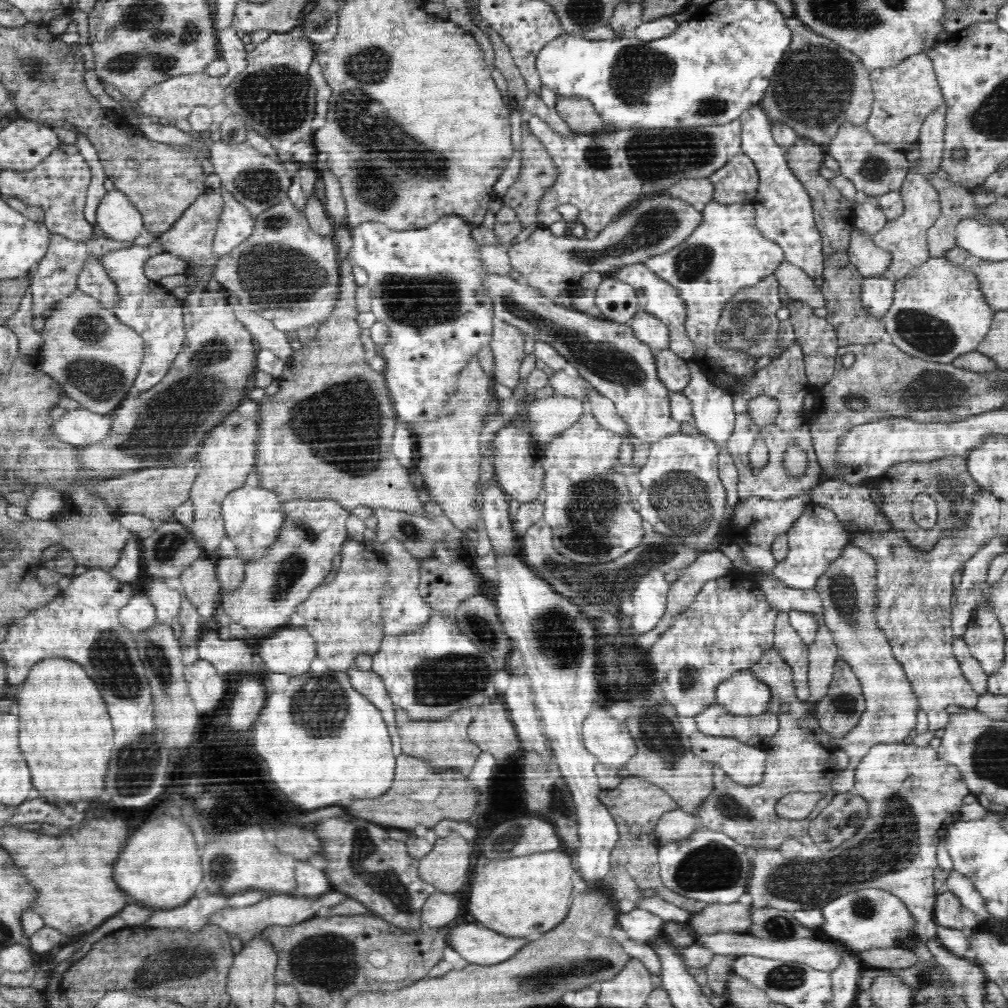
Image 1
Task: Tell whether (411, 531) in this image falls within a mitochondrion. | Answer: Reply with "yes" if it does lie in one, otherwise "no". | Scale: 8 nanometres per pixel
yes

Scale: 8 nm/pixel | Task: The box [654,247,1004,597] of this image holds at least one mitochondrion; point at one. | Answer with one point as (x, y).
(927, 334)

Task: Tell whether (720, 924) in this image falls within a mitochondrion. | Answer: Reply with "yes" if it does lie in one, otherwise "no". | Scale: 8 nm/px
no

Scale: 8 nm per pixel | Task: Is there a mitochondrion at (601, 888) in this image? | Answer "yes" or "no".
no

